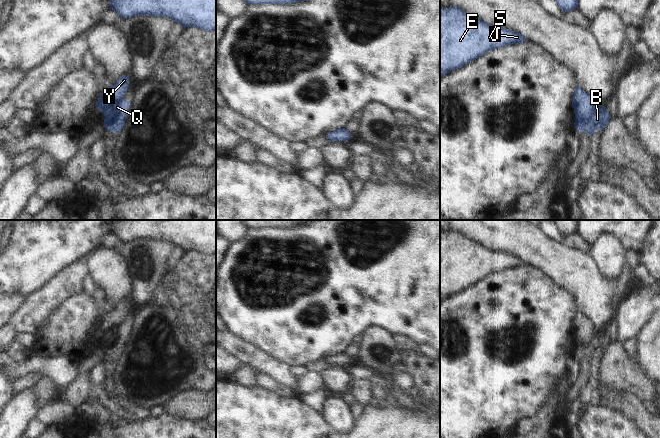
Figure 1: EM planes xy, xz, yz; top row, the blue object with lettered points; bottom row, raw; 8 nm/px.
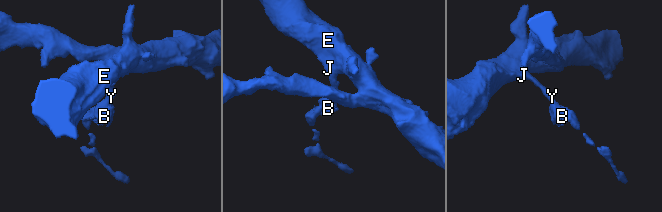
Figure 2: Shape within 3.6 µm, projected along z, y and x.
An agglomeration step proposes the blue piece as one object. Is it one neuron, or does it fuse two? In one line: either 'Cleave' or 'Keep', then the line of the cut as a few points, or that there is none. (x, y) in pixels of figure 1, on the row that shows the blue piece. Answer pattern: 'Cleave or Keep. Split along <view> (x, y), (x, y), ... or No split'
Keep. No split.

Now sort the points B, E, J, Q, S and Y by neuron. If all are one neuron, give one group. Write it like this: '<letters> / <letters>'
B E J Q S Y

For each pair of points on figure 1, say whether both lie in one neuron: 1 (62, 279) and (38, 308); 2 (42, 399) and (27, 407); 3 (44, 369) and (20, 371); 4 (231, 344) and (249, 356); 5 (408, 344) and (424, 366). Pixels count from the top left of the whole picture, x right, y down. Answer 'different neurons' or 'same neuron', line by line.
1: same neuron
2: different neurons
3: same neuron
4: same neuron
5: same neuron

